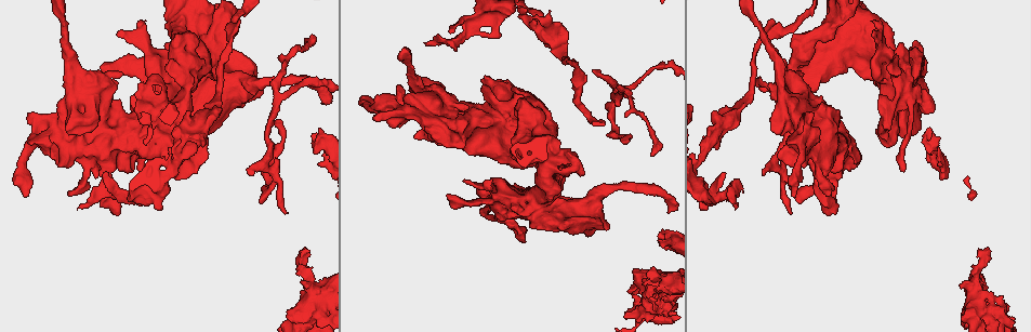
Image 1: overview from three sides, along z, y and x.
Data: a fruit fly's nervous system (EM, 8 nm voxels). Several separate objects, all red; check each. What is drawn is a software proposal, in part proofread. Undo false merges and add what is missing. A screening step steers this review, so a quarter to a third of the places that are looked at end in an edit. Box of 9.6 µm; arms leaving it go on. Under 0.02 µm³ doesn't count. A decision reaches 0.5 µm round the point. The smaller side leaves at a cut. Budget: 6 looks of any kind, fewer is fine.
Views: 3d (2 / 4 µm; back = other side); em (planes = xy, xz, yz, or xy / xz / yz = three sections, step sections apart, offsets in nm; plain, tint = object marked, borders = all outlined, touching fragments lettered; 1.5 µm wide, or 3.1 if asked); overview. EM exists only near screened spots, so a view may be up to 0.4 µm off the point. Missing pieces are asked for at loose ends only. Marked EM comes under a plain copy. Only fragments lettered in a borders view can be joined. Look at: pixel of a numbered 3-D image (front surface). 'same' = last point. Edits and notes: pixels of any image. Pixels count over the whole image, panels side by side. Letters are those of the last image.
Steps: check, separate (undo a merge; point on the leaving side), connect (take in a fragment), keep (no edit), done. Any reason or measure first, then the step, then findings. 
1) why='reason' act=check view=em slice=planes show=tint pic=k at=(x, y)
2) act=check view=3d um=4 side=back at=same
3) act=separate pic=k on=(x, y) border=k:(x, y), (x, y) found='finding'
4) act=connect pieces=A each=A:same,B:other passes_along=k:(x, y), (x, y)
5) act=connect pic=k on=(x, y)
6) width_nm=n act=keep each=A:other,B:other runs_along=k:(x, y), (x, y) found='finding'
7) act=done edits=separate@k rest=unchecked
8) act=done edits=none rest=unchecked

why='branch stops here' act=check view=3d um=2 pic=1 at=(160, 209)

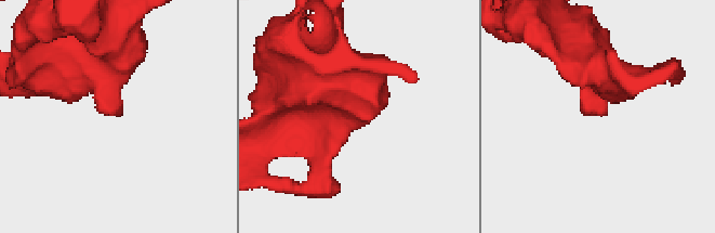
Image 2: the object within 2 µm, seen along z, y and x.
act=check view=em slice=planes show=borders pic=2 at=(601, 113)

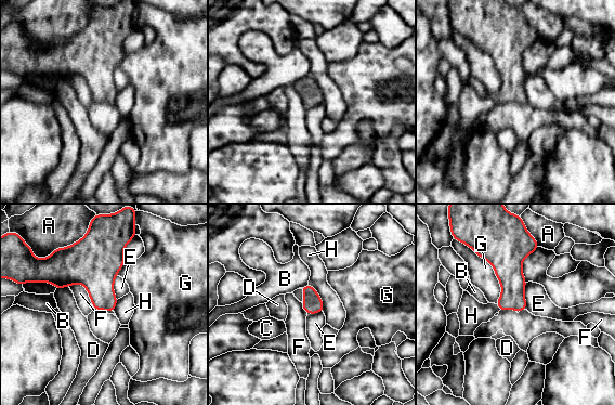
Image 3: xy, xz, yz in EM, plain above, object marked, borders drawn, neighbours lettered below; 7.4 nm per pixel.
longest_contact=G:440nm act=keep each=A:other,B:other,C:other,D:other,E:other,F:other,G:other,H:other found='none of them fits'

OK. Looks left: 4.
why='calibre changes' act=check view=em slice=planes show=borders pic=1 at=(706, 150)

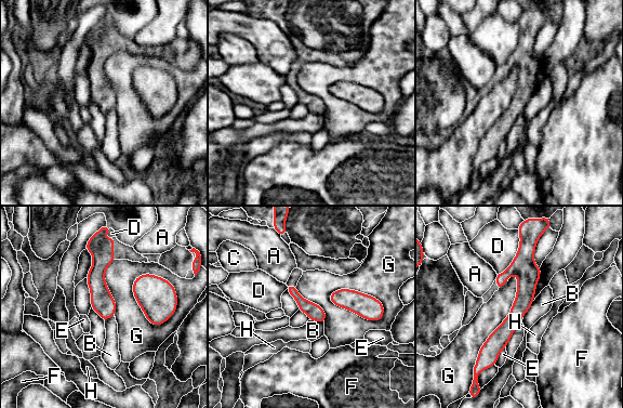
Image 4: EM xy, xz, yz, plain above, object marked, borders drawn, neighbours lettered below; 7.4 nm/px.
act=keep each=A:other,B:other,C:other,D:other,E:other,F:other,G:other,H:other border=4:(533, 301), (524, 316) found='continuous, no second cell'

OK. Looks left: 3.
why='an open end' act=check view=3d um=2 pic=1 at=(762, 173)

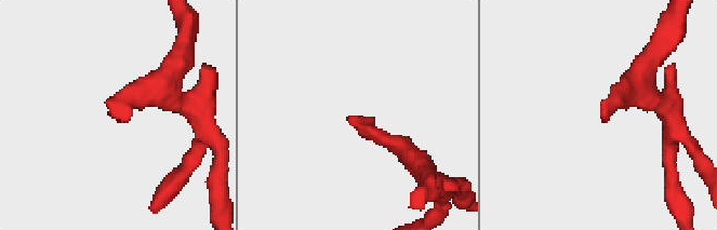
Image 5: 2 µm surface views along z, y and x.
act=check view=em slice=xz step=4 show=tint pic=5 at=(352, 116)

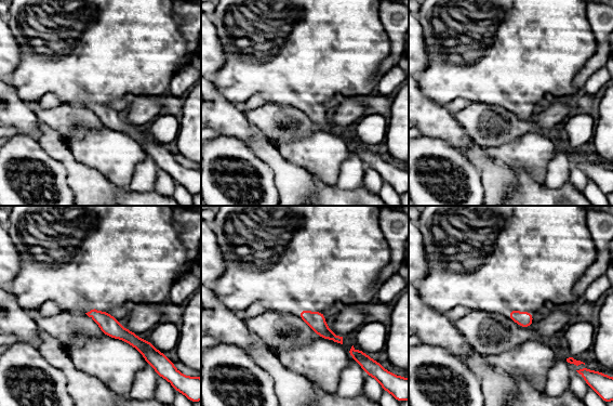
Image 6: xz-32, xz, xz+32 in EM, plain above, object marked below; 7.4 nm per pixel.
act=check view=em slice=planes show=borders at=same

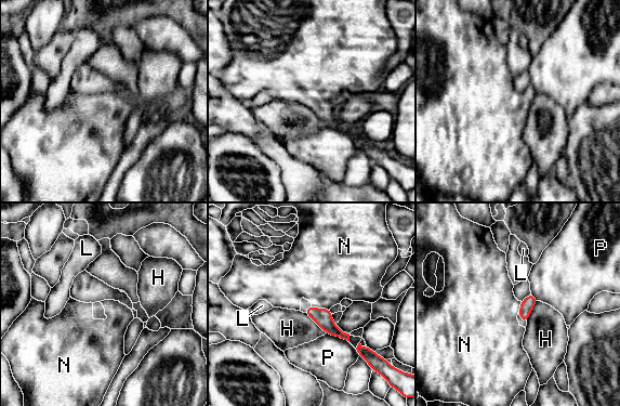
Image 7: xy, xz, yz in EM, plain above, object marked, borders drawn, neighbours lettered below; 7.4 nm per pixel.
width_nm=100 act=connect pieces=N each=H:other,L:other,N:same,P:other found='the cell continues'

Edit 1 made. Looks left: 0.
act=done edits=connect@7 rest=unchecked

